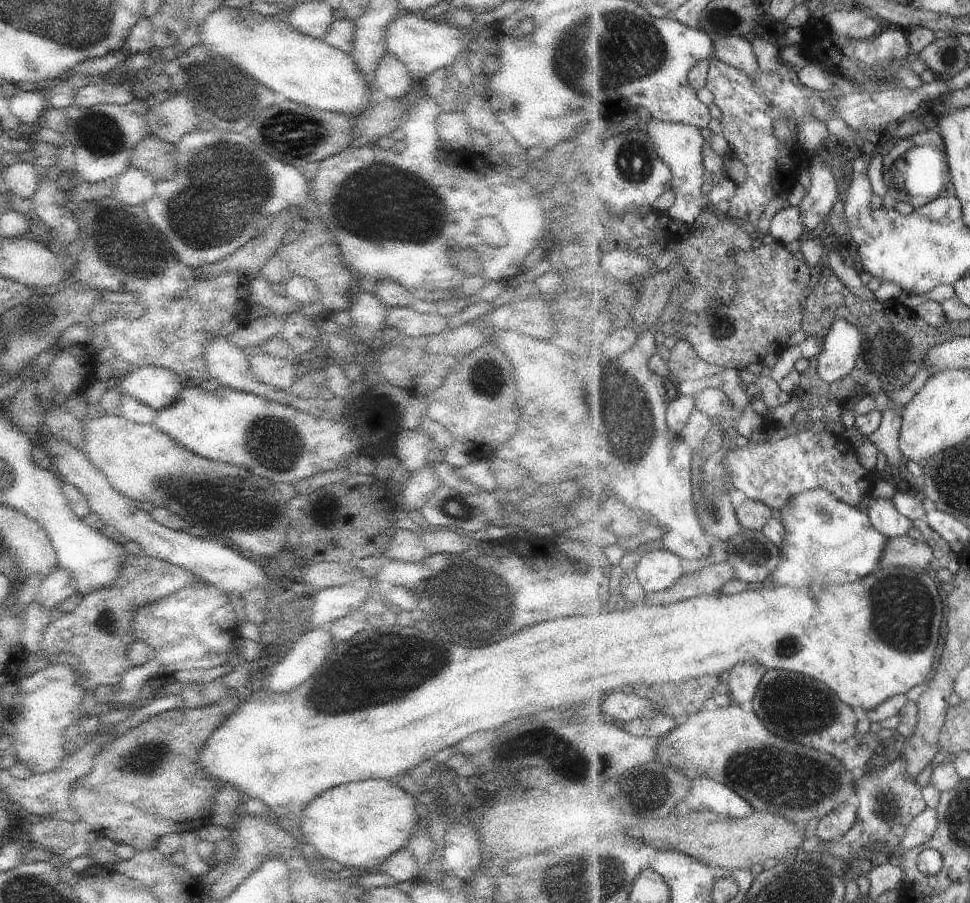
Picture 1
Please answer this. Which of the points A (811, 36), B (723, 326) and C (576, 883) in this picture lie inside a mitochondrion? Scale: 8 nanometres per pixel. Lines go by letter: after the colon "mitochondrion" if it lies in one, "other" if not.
A: other
B: mitochondrion
C: mitochondrion

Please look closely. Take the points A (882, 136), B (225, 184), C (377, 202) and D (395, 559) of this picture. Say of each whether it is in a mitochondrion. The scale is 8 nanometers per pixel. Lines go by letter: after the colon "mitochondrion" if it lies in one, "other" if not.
A: other
B: mitochondrion
C: mitochondrion
D: other

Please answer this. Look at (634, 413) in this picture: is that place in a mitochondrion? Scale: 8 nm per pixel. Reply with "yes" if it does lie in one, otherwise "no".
yes

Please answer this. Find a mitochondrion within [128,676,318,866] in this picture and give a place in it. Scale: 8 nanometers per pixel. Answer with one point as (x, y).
(149, 762)

